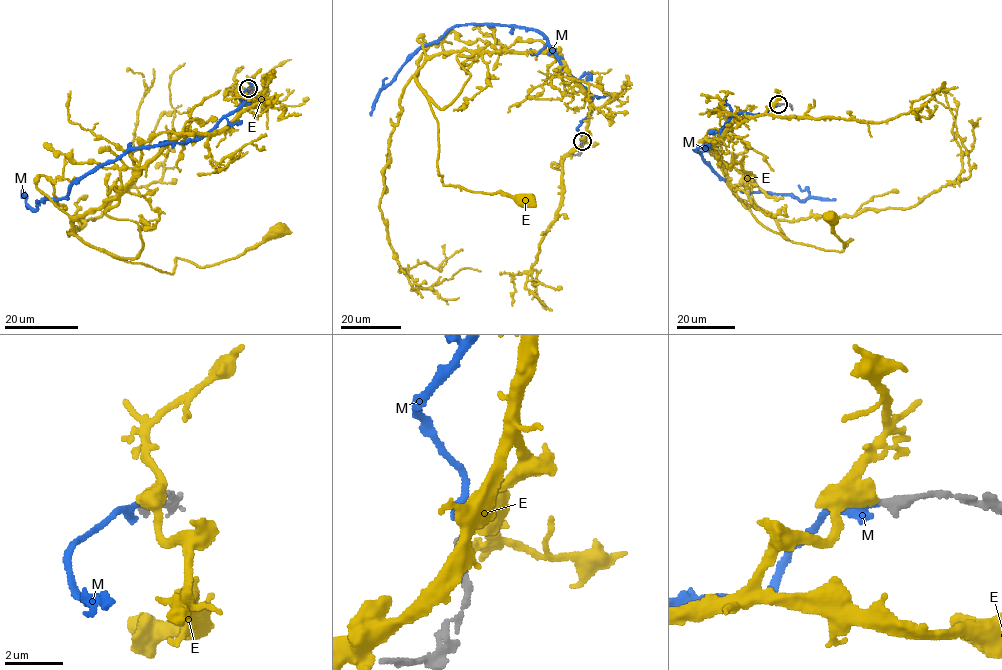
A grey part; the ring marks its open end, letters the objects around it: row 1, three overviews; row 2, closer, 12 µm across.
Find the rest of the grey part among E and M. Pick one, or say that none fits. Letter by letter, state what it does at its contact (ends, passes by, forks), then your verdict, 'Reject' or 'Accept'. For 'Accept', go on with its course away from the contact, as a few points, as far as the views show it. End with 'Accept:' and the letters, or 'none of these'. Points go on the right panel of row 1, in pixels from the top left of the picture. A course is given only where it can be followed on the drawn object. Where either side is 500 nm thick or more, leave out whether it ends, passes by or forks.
E: Reject
M: It ends there. Accept. Its course: (777, 104), (766, 114), (733, 115), (715, 139), (695, 150), (721, 178), (745, 192), (835, 199)
Accept: M

